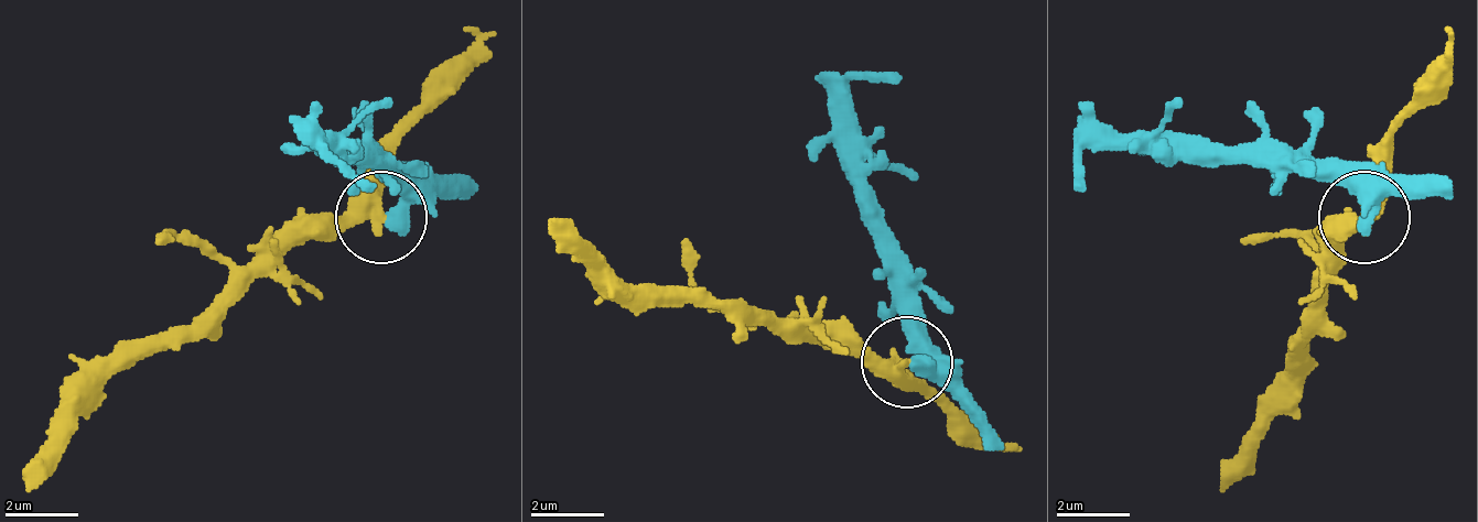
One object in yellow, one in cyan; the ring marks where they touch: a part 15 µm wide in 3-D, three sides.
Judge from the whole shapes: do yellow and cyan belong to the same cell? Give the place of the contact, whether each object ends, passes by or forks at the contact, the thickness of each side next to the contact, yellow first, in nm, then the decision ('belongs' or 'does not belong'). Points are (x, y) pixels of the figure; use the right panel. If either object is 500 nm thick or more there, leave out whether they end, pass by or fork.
place (1363, 217); yellow passes by; cyan ends; calibres 400 and 440 nm; does not belong

